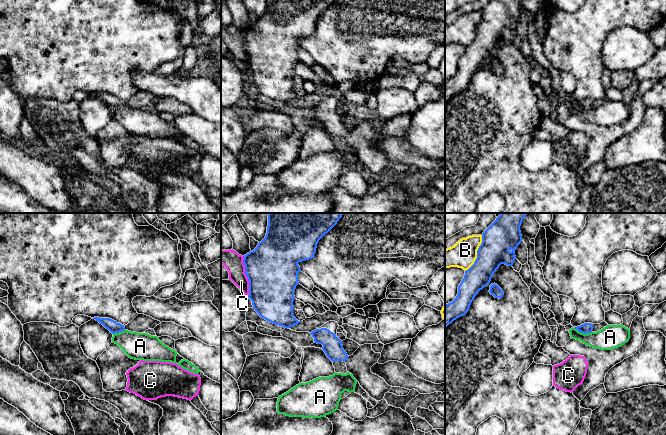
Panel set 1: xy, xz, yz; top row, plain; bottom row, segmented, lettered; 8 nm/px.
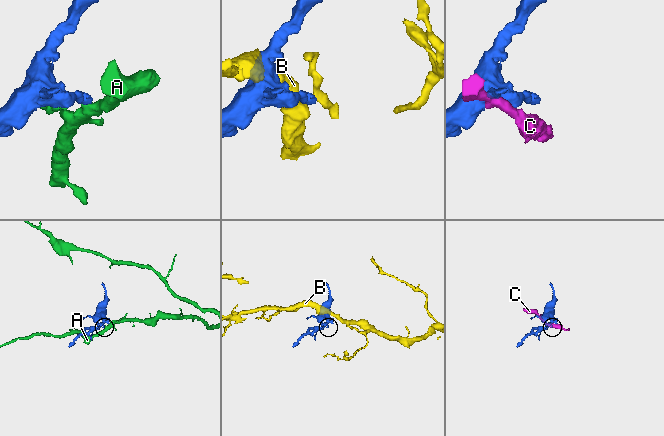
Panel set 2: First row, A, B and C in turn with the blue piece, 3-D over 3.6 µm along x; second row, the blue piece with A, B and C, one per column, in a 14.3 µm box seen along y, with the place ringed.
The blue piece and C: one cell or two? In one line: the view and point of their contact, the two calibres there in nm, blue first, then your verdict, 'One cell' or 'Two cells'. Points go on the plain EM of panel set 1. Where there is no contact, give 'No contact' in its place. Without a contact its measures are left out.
Touches blue at xz (246, 51). Thickness 420 nm (blue) against 160 nm. Two cells

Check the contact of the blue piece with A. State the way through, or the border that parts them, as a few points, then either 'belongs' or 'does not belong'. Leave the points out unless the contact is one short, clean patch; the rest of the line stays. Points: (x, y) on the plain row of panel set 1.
border along yz (574, 103), (584, 109), (591, 108); does not belong

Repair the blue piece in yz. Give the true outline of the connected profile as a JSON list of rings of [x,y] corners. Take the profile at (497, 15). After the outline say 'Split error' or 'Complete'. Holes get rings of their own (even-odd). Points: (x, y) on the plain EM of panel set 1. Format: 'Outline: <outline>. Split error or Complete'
Outline: [[[491,0],[482,10],[482,19],[477,26],[474,40],[465,47],[464,54],[458,62],[456,74],[445,80],[445,104],[457,94],[464,92],[480,66],[486,63],[501,40],[512,42],[516,32],[515,26],[522,18],[521,0]]]. Complete

